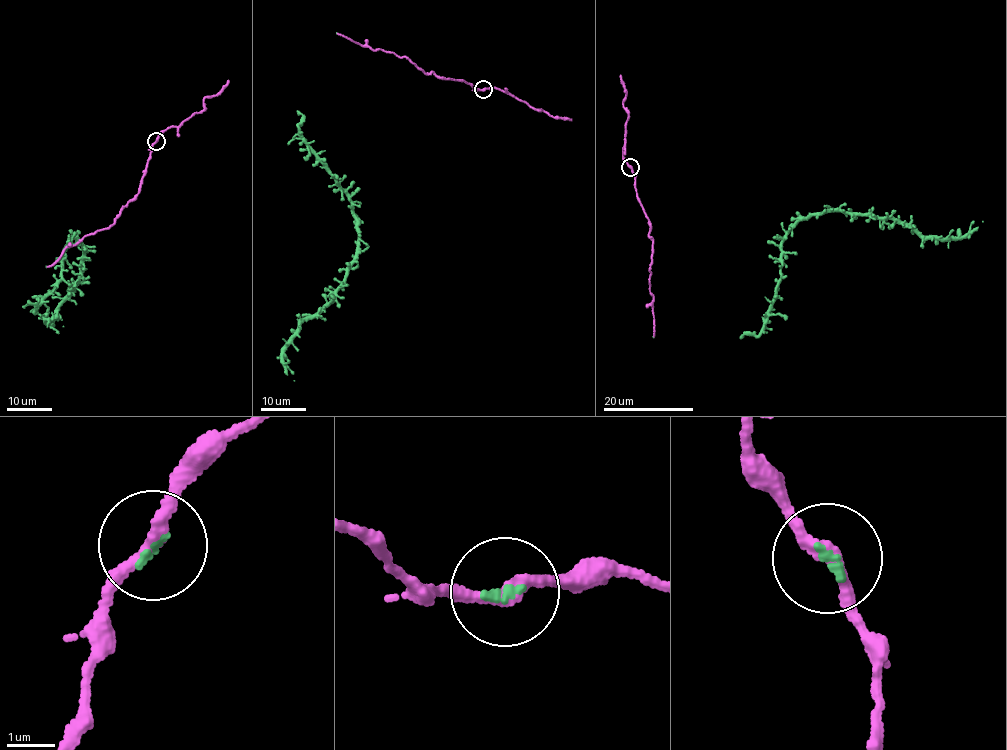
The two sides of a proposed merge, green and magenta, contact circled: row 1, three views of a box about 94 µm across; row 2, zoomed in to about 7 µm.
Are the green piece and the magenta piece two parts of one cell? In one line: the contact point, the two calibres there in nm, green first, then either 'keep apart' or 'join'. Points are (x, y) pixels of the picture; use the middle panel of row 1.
(483, 89) | 110/240 nm | join

